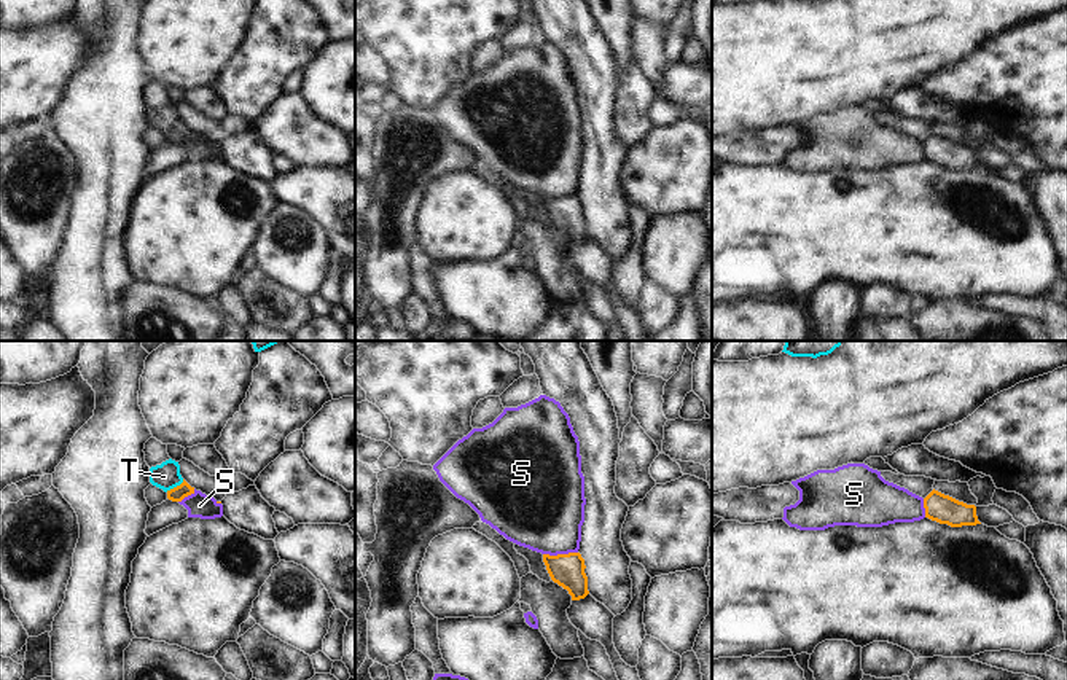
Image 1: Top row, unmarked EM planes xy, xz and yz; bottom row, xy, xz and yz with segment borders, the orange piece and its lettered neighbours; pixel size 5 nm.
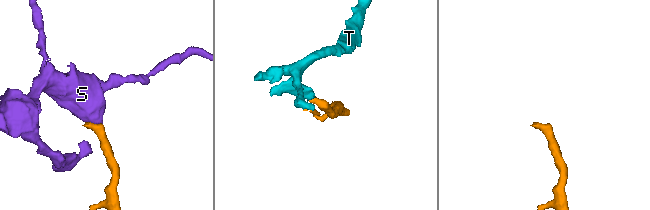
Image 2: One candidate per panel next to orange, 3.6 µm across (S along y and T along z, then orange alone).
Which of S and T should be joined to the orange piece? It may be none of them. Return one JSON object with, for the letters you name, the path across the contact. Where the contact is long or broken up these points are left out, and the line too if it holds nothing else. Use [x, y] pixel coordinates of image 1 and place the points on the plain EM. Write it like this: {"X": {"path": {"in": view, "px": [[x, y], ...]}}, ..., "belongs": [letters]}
{"T": {"path": {"in": "xy", "px": [[177, 137], [174, 131], [166, 120]]}}, "belongs": ["T"]}

